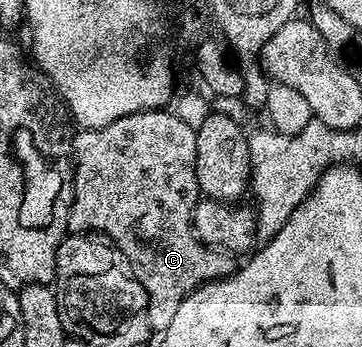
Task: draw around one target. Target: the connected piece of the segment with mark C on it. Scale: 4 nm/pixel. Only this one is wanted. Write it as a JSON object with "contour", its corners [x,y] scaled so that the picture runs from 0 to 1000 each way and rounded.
{"contour":[[[403,314],[395,326],[367,326],[343,343],[320,343],[320,354],[298,354],[298,366],[273,372],[215,372],[202,386],[204,409],[204,571],[193,599],[191,669],[204,677],[260,674],[279,677],[290,692],[307,695],[348,741],[348,755],[370,784],[373,804],[398,827],[403,841],[403,925],[417,951],[456,954],[464,931],[475,931],[497,873],[508,873],[514,853],[550,821],[572,821],[580,810],[602,810],[610,798],[635,798],[657,772],[663,752],[649,732],[624,729],[613,718],[575,712],[536,674],[525,634],[536,591],[552,576],[547,530],[541,527],[541,389],[547,375],[519,366],[478,320],[445,314]]]}

